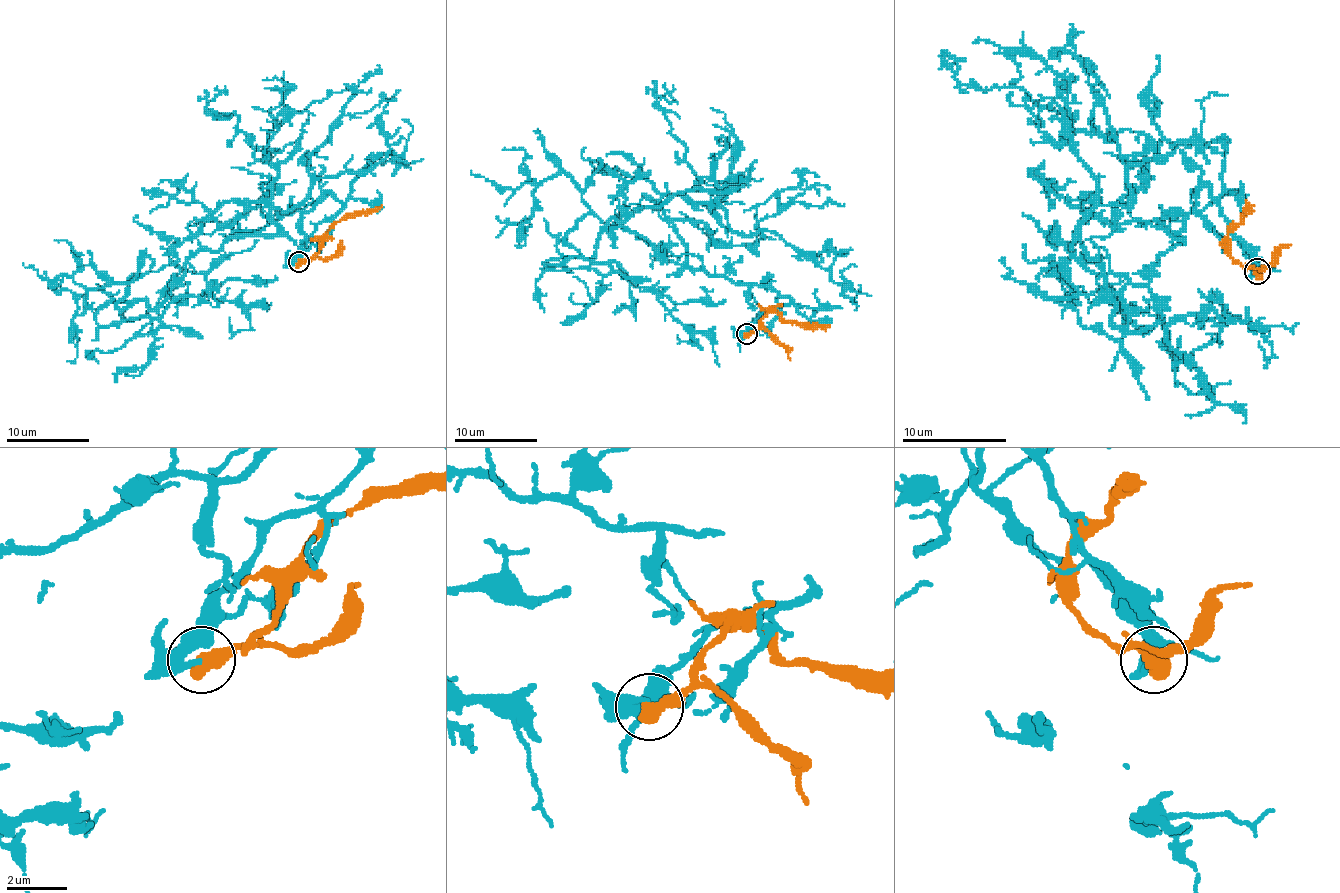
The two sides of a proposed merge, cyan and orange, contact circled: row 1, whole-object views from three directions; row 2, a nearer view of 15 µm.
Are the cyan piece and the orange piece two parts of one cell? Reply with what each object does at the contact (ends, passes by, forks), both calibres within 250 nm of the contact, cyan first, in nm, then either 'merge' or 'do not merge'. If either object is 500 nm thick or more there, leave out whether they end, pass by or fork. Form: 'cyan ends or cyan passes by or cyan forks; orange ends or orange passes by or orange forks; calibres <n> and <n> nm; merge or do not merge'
calibres 240 and 600 nm; do not merge

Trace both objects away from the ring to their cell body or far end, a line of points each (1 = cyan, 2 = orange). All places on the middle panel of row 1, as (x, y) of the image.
1: (746, 333), (790, 302), (690, 268), (661, 204), (725, 191), (544, 264), (619, 266), (698, 345), (677, 335)
2: (746, 333), (754, 331), (773, 310), (786, 320), (829, 325)

